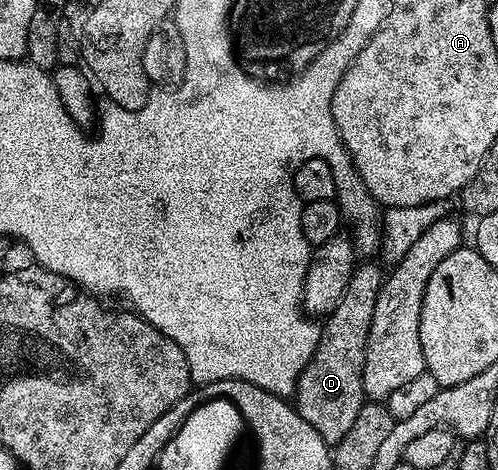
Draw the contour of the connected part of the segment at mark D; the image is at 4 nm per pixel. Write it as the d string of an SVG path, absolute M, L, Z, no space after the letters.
M359 263L355 267L352 278L348 282L348 290L344 290L344 298L340 298L340 306L336 306L336 310L332 310L332 314L325 317L321 325L322 340L310 364L304 366L304 370L298 376L298 385L294 388L292 403L297 408L300 418L304 418L304 422L308 422L308 426L312 426L312 430L316 430L320 438L324 438L324 442L331 446L339 444L344 434L348 434L356 414L360 414L364 403L362 390L364 354L368 346L368 330L372 326L372 310L376 310L376 298L382 288L383 279L383 269L378 269L374 264Z

